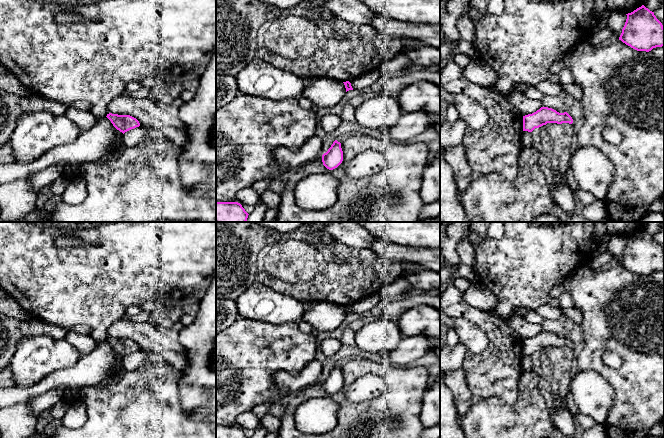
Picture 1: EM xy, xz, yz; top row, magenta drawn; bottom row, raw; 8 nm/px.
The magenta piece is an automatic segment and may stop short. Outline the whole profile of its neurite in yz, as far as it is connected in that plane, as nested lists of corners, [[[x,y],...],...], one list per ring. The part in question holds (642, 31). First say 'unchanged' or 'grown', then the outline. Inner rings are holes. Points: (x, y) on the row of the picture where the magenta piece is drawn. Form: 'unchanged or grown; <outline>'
unchanged; [[[642,5],[626,15],[619,40],[637,51],[664,46],[664,27],[654,12]]]

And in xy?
unchanged; [[[109,113],[106,117],[111,121],[113,126],[123,134],[140,126],[139,121],[130,115],[118,115]]]

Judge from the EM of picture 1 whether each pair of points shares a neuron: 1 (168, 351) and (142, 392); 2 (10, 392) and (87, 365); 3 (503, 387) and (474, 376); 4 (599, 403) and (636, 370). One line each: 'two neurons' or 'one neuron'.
1: two neurons
2: one neuron
3: one neuron
4: two neurons

